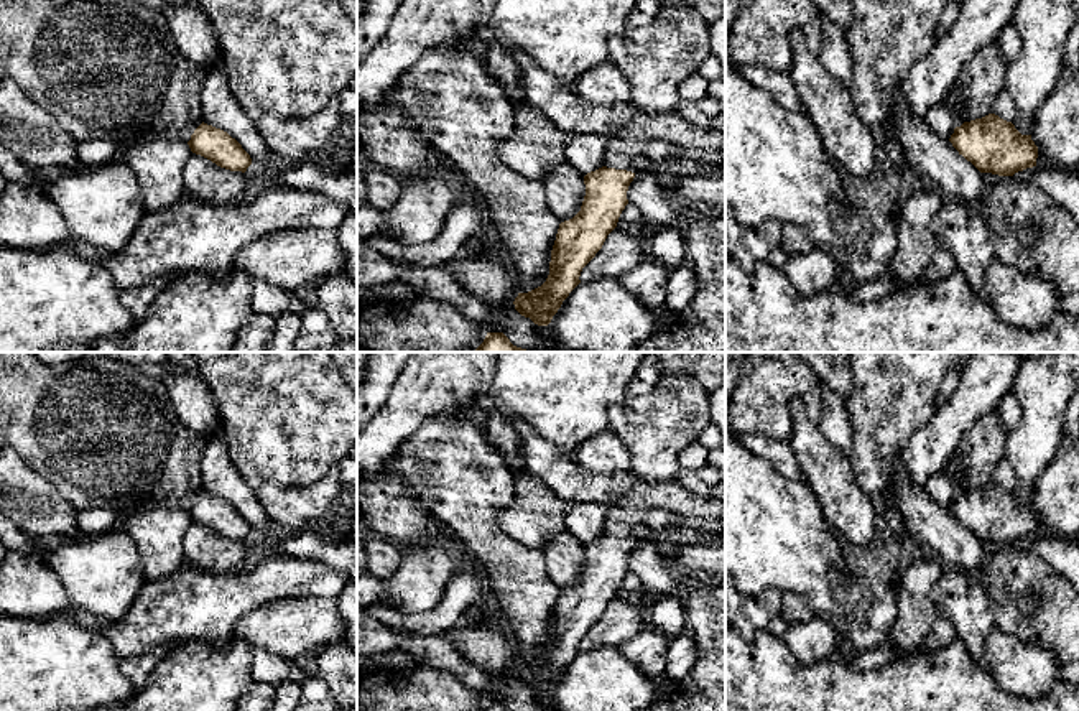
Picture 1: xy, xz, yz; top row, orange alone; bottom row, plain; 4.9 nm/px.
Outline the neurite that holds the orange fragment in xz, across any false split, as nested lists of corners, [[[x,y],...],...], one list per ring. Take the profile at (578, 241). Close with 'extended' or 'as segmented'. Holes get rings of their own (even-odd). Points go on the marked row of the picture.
[[[609,140],[602,168],[584,176],[581,211],[559,224],[546,281],[518,293],[515,309],[538,326],[548,326],[569,293],[581,283],[582,268],[602,249],[628,204],[627,191],[635,174],[668,160],[676,151],[665,142],[628,143]]]; extended

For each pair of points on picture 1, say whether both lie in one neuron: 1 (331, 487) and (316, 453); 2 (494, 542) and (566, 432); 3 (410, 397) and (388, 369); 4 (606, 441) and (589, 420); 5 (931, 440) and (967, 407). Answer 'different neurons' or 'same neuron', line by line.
1: different neurons
2: different neurons
3: different neurons
4: different neurons
5: same neuron

